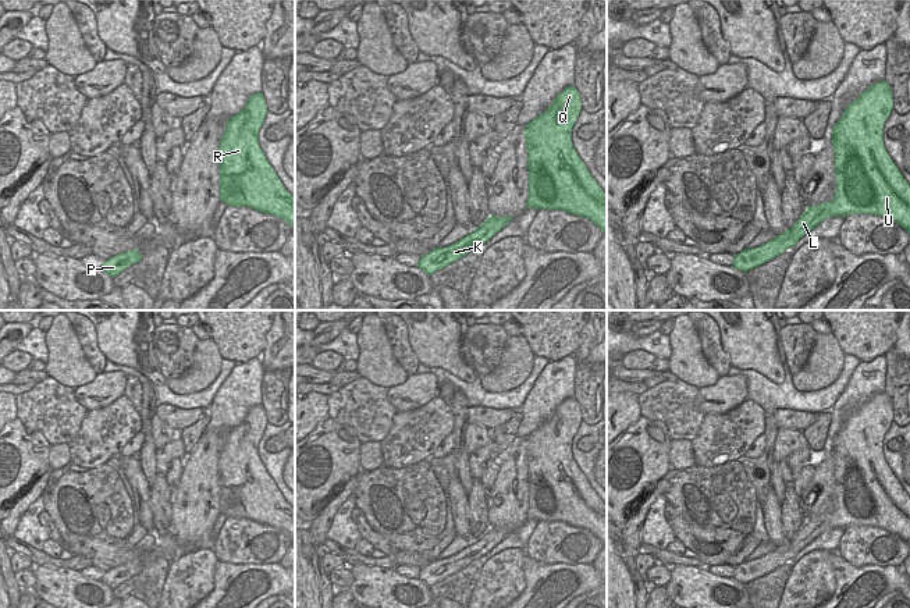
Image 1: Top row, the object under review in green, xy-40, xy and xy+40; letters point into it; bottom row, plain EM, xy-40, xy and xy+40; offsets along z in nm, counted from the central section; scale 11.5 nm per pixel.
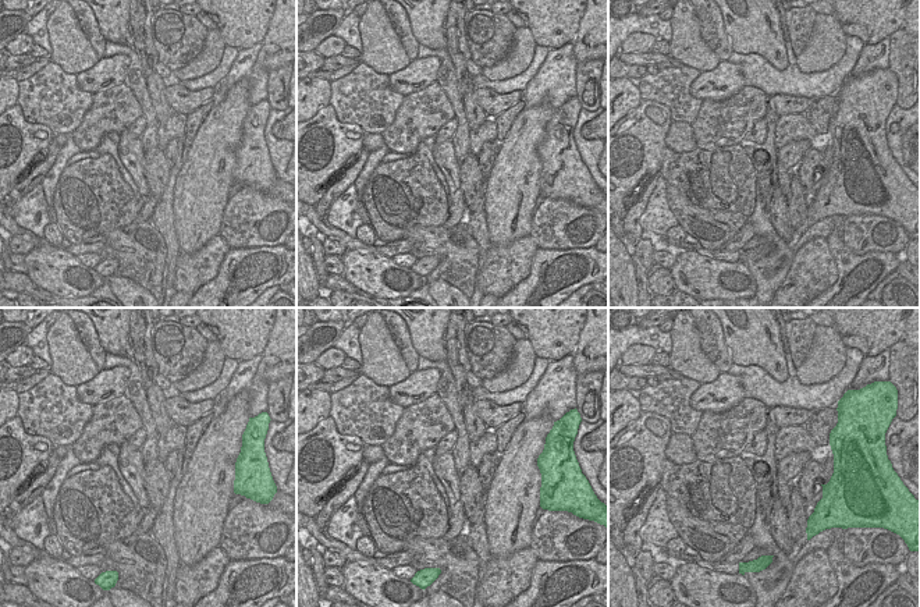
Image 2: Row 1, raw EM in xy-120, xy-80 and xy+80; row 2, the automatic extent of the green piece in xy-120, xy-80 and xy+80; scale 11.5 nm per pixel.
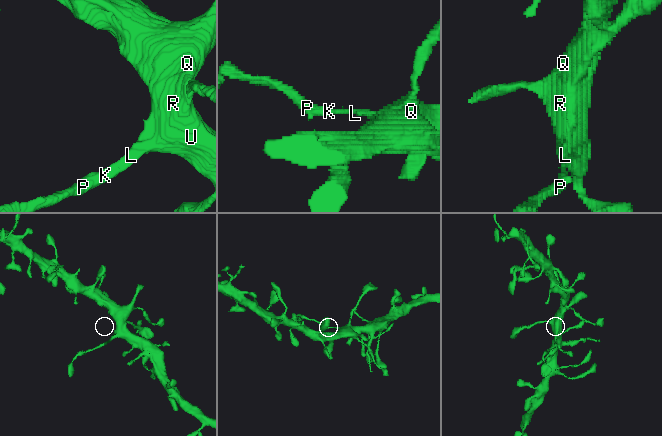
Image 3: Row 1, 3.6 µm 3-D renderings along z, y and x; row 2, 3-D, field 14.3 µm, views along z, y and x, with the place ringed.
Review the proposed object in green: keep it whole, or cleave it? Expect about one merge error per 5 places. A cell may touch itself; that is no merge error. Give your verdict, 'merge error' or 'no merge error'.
merge error

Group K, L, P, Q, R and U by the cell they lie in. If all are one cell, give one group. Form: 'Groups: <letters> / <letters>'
Groups: K P / L Q R U

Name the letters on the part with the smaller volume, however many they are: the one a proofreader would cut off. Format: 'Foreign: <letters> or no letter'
Foreign: K, P

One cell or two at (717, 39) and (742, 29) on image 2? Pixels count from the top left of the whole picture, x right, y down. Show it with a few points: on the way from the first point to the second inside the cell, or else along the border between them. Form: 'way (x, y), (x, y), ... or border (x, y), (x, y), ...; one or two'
border (721, 14), (724, 32), (734, 50); two

